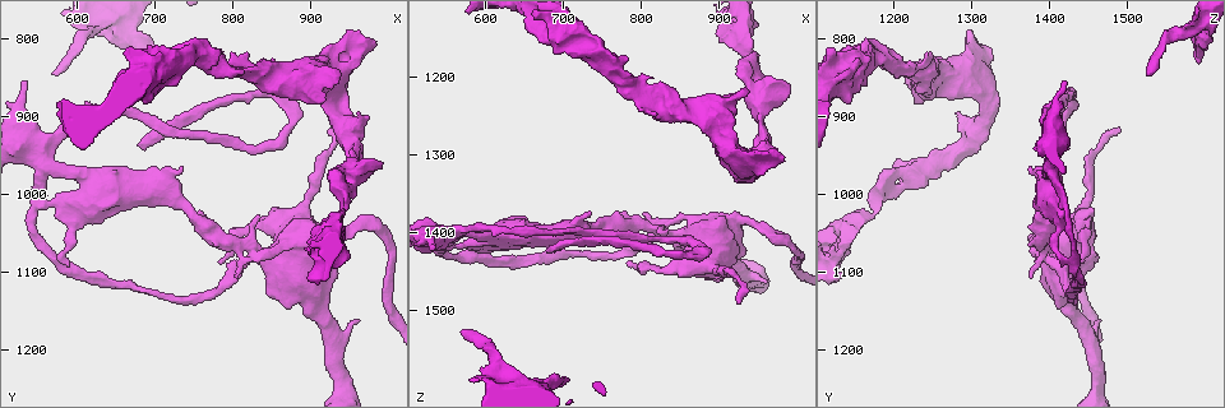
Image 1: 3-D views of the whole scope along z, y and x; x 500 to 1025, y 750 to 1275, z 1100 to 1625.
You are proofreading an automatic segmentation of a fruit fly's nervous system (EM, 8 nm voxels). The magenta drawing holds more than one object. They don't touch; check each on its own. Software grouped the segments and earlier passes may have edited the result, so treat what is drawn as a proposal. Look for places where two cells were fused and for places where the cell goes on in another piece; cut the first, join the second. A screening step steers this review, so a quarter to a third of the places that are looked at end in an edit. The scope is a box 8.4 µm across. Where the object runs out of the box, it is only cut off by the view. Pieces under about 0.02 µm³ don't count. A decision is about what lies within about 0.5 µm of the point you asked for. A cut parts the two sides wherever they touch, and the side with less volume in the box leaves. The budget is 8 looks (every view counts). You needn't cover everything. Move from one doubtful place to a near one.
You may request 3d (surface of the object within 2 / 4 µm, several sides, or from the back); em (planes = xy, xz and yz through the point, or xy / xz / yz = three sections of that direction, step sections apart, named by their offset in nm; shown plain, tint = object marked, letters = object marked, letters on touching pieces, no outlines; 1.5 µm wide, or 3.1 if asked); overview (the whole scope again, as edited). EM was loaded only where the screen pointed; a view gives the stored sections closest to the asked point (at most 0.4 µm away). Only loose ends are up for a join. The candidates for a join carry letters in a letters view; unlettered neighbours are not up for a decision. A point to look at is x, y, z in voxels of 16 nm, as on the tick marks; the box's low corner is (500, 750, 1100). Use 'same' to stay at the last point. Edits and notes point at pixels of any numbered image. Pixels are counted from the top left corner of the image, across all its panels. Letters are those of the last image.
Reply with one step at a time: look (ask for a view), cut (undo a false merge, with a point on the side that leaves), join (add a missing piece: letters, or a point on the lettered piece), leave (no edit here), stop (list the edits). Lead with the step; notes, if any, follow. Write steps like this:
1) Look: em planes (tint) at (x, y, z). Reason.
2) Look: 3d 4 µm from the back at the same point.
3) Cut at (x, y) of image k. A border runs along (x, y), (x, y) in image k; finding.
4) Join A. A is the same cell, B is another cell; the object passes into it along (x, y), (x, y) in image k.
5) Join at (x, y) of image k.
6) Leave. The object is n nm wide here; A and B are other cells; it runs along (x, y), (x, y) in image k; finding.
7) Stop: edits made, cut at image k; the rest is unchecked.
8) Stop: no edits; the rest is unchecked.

Look: 3d 2 µm at (565, 845, 1530). An open end.

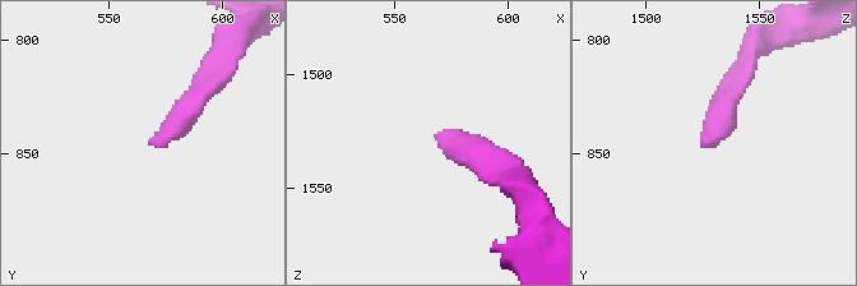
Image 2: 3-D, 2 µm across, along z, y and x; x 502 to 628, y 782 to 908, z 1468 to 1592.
Look: em planes (letters) at (568, 845, 1529). Need the tissue.

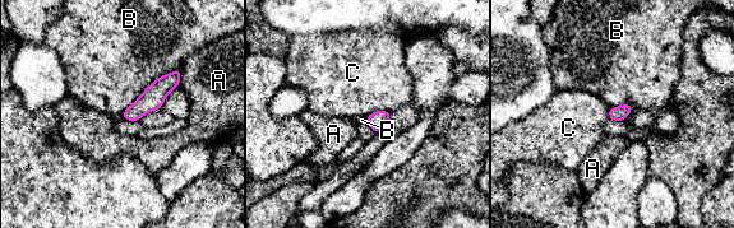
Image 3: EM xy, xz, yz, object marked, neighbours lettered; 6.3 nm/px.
Leave. The longest contact is with B, 480 nm; A, B and C are other cells; no lettered piece goes on from it.

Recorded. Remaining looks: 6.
Look: 3d 4 µm at (705, 830, 1590).

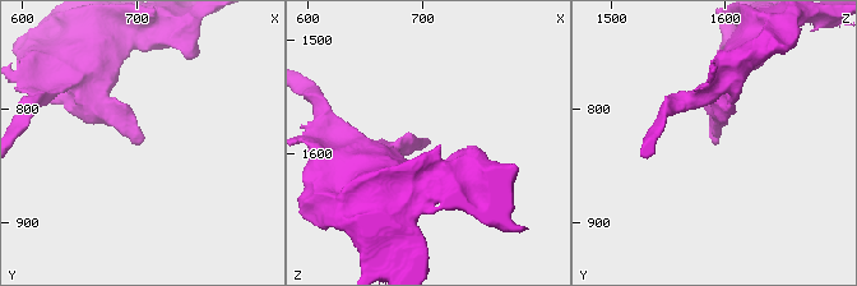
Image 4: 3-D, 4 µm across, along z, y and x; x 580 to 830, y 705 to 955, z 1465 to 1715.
Look: em yz step 8 (tint) at (704, 826, 1590).

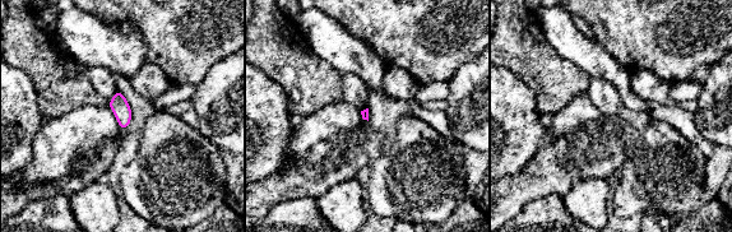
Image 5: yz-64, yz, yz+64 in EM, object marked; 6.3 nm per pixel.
Look: em xy step 8 (letters) at the same point. Another direction.

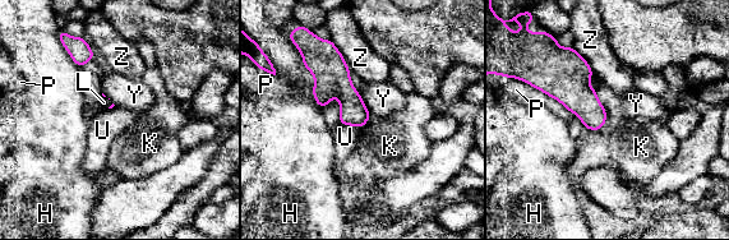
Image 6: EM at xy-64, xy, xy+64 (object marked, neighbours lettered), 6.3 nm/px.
Leave. H, K, L, P, U, Y and Z are other cells; a border runs along (340, 123), (360, 128) in image 6; none of them fits.

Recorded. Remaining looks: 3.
Look: em yz step 4 (letters) at (990, 960, 1220). Free end.

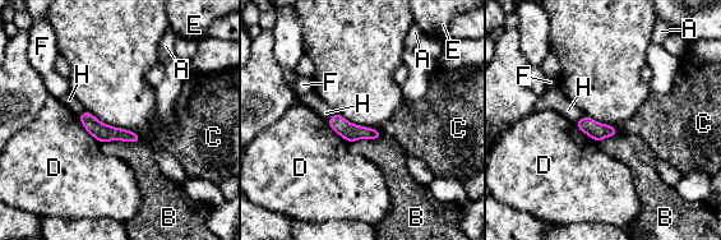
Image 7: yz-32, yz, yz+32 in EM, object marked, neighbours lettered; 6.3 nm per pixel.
Look: em planes (letters) at the same point.

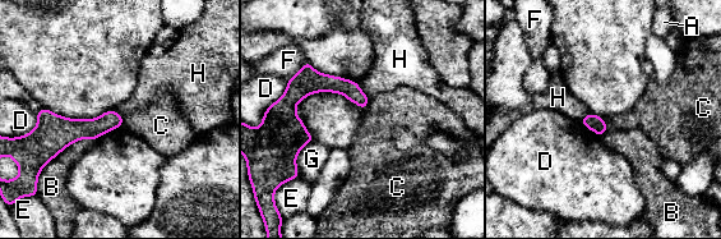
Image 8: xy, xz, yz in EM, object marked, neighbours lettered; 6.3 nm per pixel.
Leave. The object is 100 nm wide here; A, B, C, D, E, F, G and H are other cells; it runs along (352, 84), (308, 84), (291, 101), (295, 151) in image 8; no lettered piece goes on from it.

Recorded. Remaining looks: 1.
Stop: no edits; the rest is unchecked.

